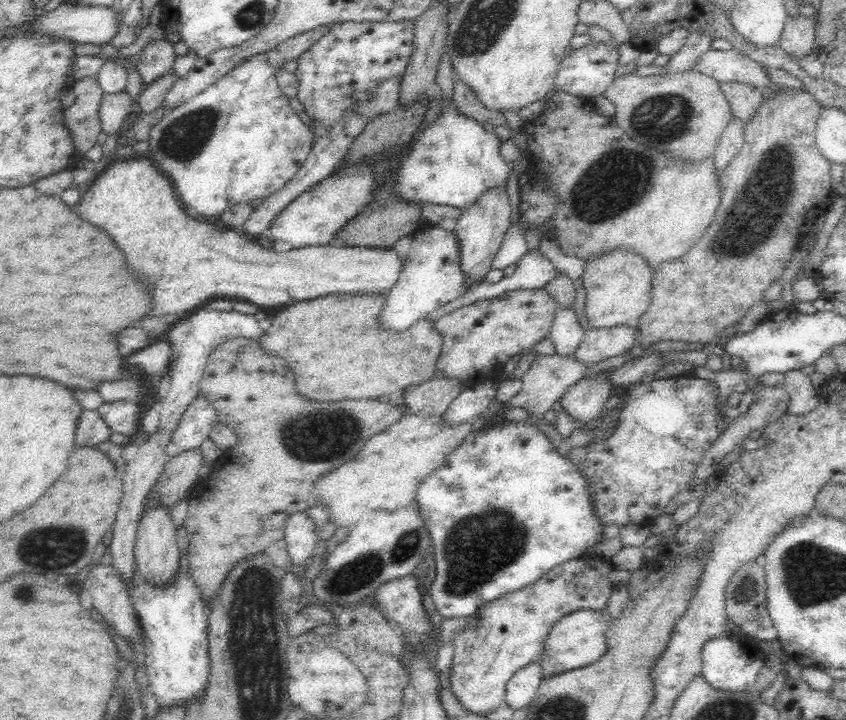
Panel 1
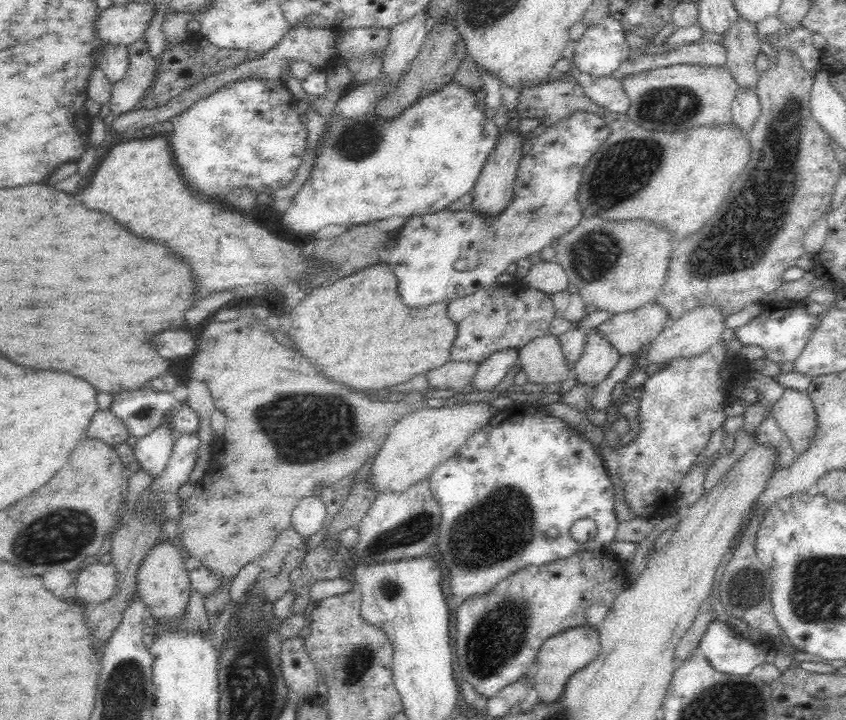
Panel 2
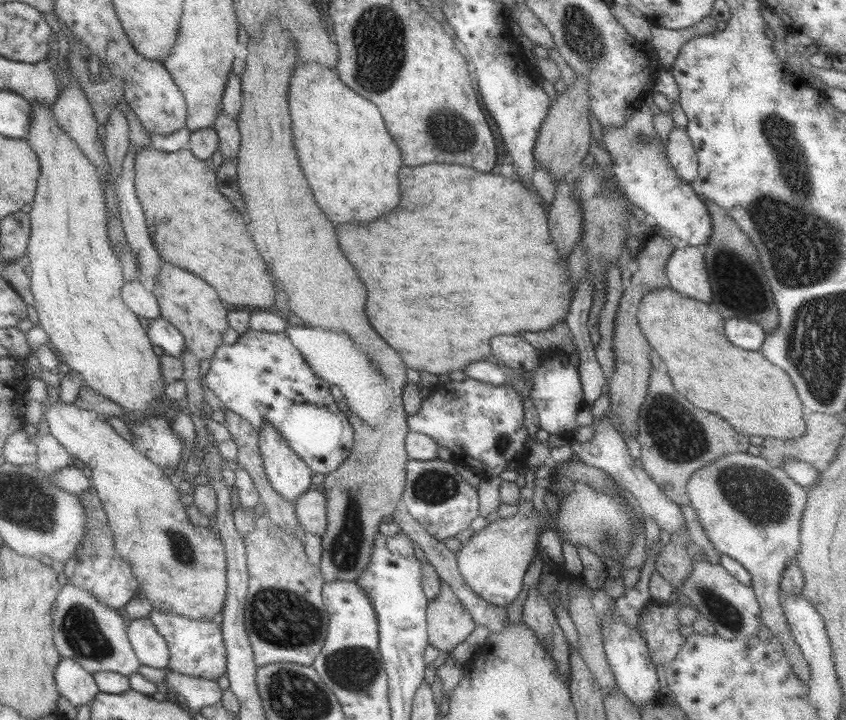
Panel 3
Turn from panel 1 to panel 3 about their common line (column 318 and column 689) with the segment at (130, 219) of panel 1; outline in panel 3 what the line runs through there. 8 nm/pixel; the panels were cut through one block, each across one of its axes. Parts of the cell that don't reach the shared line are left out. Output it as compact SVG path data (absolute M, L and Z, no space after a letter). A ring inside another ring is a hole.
M701 247L675 248L666 266L669 286L684 296L710 304L712 286Z

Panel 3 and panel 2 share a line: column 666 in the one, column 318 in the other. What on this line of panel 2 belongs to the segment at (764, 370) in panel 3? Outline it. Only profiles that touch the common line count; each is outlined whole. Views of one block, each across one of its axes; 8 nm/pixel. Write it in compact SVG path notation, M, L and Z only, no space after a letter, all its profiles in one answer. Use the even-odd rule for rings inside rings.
M379 262L379 264L353 273L347 278L342 278L341 280L332 282L328 285L316 287L309 294L306 294L304 299L301 300L291 312L289 312L292 322L290 330L287 333L292 339L292 342L294 342L297 350L299 350L299 354L306 357L312 365L317 366L317 368L319 368L319 372L321 372L321 374L326 378L343 384L352 391L368 390L372 393L376 393L376 391L381 388L388 389L396 384L408 382L417 374L427 373L428 371L434 370L434 368L438 368L450 361L452 343L457 335L457 328L454 321L448 318L448 303L448 300L444 300L442 302L428 304L428 308L406 308L406 305L402 302L401 296L399 295L398 279L396 279L396 275L394 275L392 267L390 267L386 262Z

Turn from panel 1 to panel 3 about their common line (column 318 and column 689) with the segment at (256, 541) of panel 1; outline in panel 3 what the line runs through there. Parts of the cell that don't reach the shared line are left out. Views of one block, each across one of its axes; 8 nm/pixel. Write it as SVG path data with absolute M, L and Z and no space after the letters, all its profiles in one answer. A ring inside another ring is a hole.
M664 364L652 369L647 397L639 414L636 440L641 446L643 469L668 498L683 506L689 504L687 484L692 474L714 458L733 452L746 452L750 439L718 414L690 404L674 388Z

